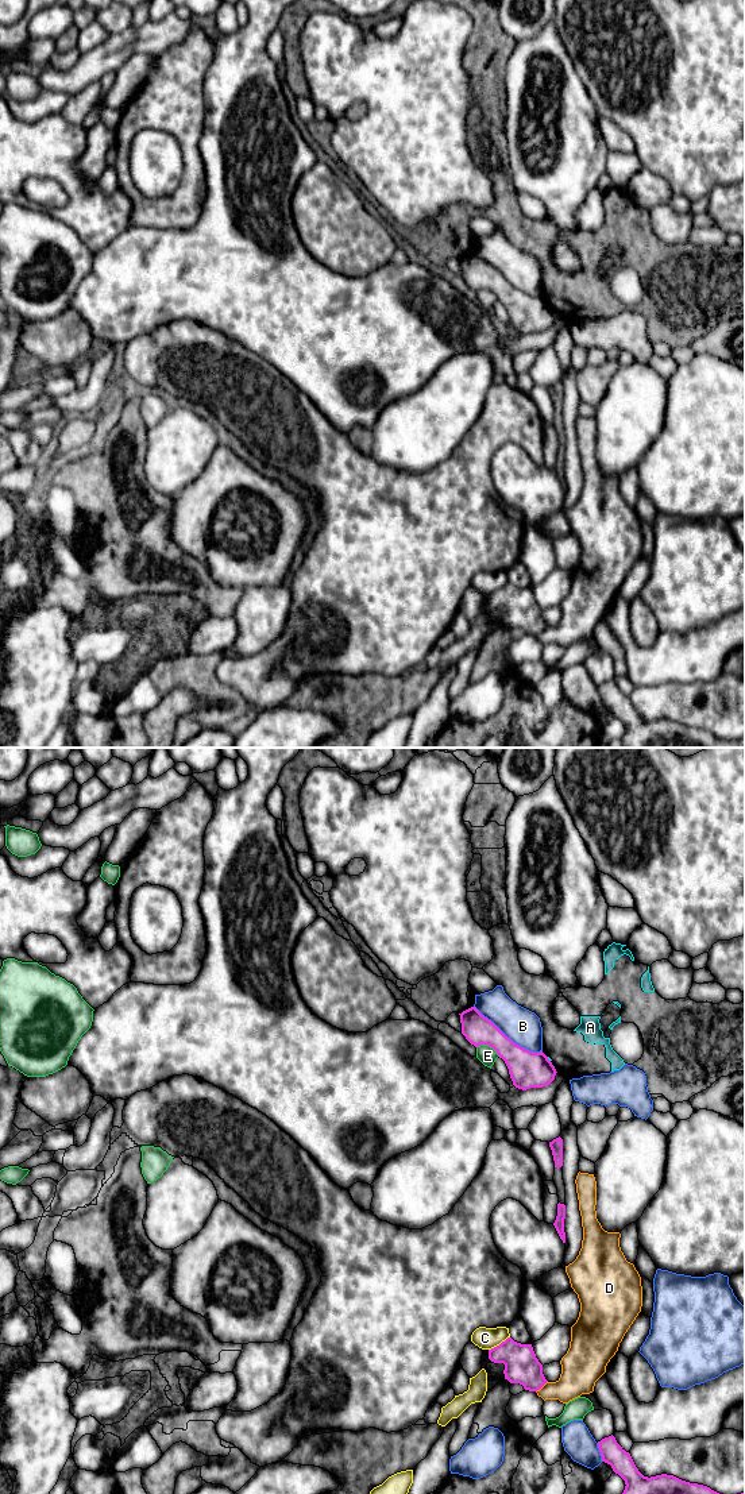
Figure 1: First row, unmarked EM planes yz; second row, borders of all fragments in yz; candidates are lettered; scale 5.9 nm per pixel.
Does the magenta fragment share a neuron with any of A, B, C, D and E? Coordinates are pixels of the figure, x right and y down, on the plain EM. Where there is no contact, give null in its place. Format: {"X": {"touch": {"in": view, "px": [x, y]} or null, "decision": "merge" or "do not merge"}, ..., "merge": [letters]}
{"A": {"touch": {"in": "yz", "px": [548, 304]}, "decision": "do not merge"}, "B": {"touch": {"in": "yz", "px": [506, 281]}, "decision": "do not merge"}, "C": {"touch": {"in": "yz", "px": [500, 589]}, "decision": "do not merge"}, "D": {"touch": {"in": "yz", "px": [541, 630]}, "decision": "do not merge"}, "E": {"touch": {"in": "yz", "px": [489, 289]}, "decision": "do not merge"}, "merge": []}

